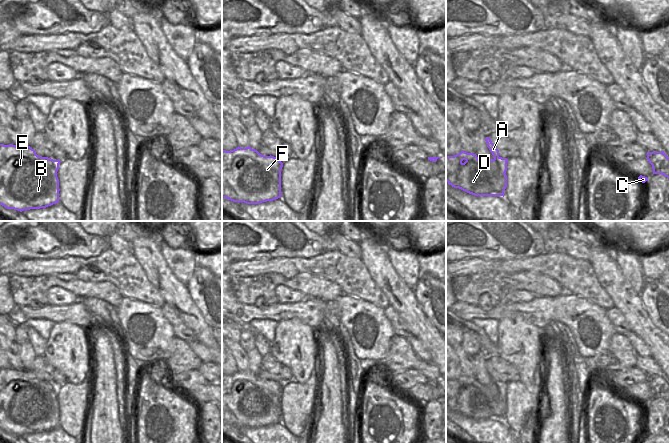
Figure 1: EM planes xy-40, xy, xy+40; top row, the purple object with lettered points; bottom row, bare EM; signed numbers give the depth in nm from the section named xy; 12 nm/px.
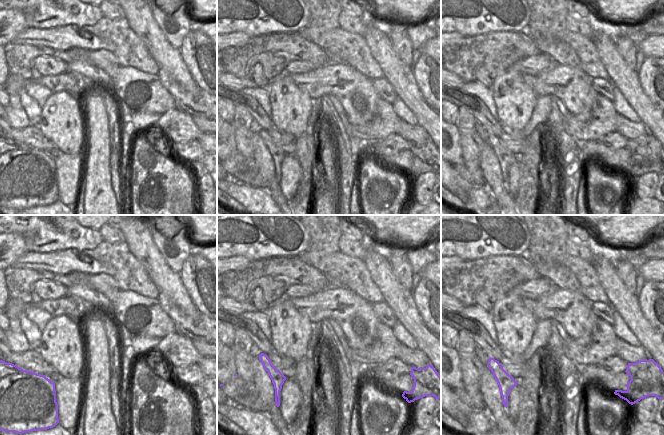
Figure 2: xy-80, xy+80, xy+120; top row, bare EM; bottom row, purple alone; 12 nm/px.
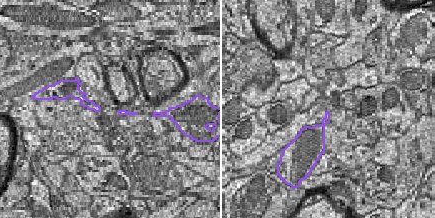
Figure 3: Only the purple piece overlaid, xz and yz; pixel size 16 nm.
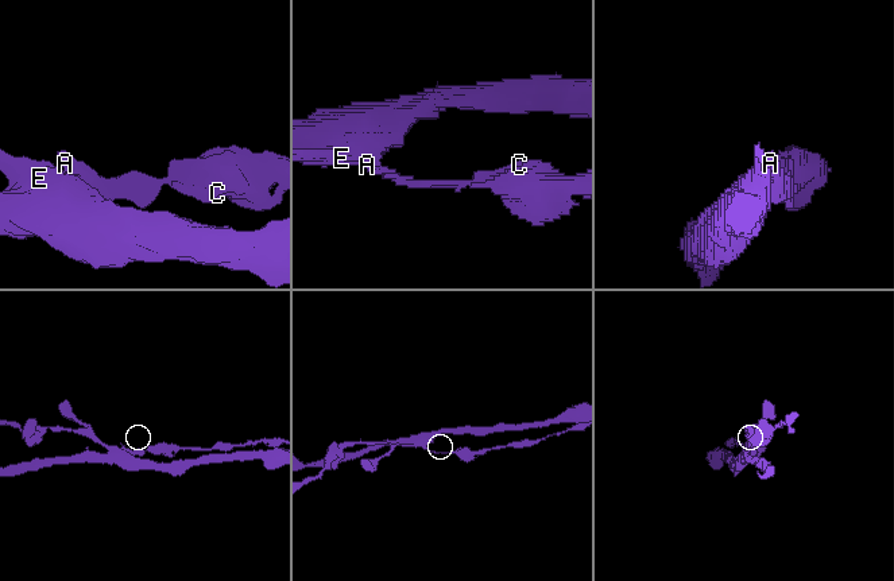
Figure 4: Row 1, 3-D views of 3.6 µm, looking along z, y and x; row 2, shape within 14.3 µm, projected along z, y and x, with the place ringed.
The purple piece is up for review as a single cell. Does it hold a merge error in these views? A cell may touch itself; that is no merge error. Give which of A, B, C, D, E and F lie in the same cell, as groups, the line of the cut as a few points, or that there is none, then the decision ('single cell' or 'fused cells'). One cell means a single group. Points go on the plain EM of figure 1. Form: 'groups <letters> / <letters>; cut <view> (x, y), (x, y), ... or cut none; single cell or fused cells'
groups A C / B D E F; cut xy+40 (494, 381), (499, 393), (504, 398); fused cells

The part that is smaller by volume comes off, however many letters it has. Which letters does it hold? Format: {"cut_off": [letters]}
{"cut_off": ["A", "C"]}

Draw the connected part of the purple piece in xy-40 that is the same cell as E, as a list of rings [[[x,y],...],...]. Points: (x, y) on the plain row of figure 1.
[[[0,368],[0,429],[20,436],[59,426],[57,395],[60,384],[38,380],[30,370]]]

